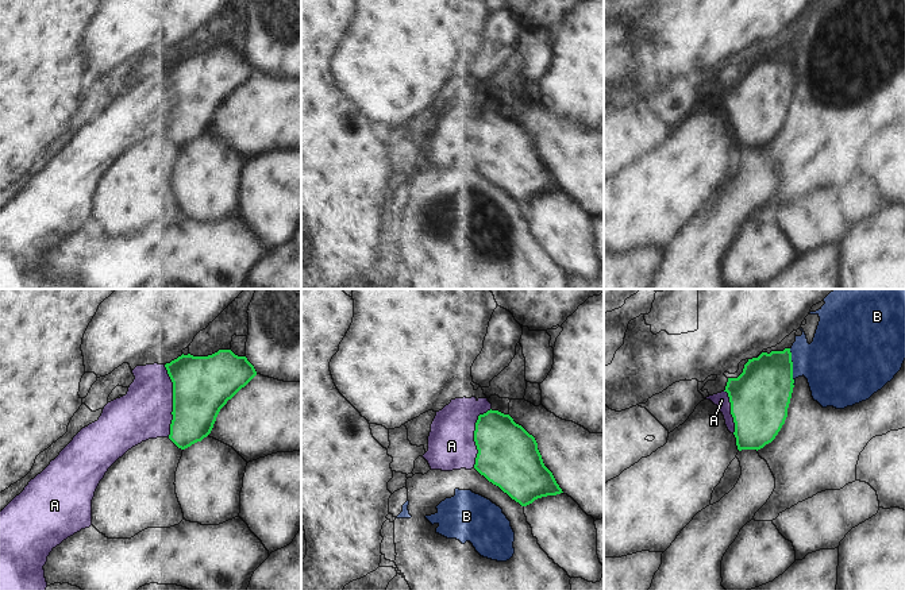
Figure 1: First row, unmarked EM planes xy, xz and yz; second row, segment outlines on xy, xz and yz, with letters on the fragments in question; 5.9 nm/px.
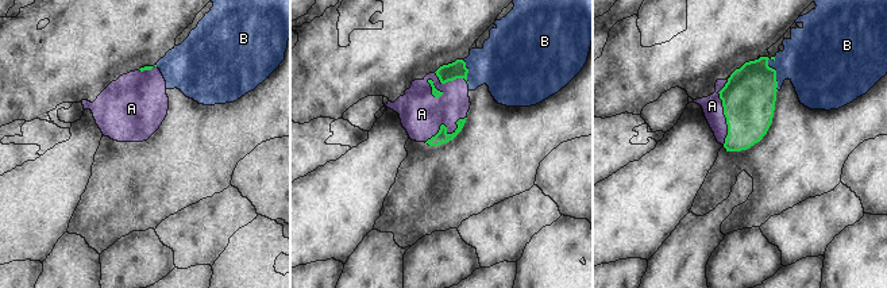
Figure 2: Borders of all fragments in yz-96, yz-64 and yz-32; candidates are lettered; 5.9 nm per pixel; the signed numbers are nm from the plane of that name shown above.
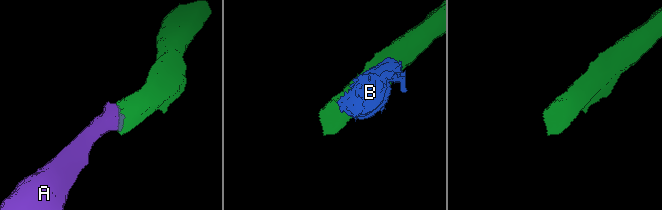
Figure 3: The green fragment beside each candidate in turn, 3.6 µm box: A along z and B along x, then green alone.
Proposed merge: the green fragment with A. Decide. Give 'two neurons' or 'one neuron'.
one neuron

